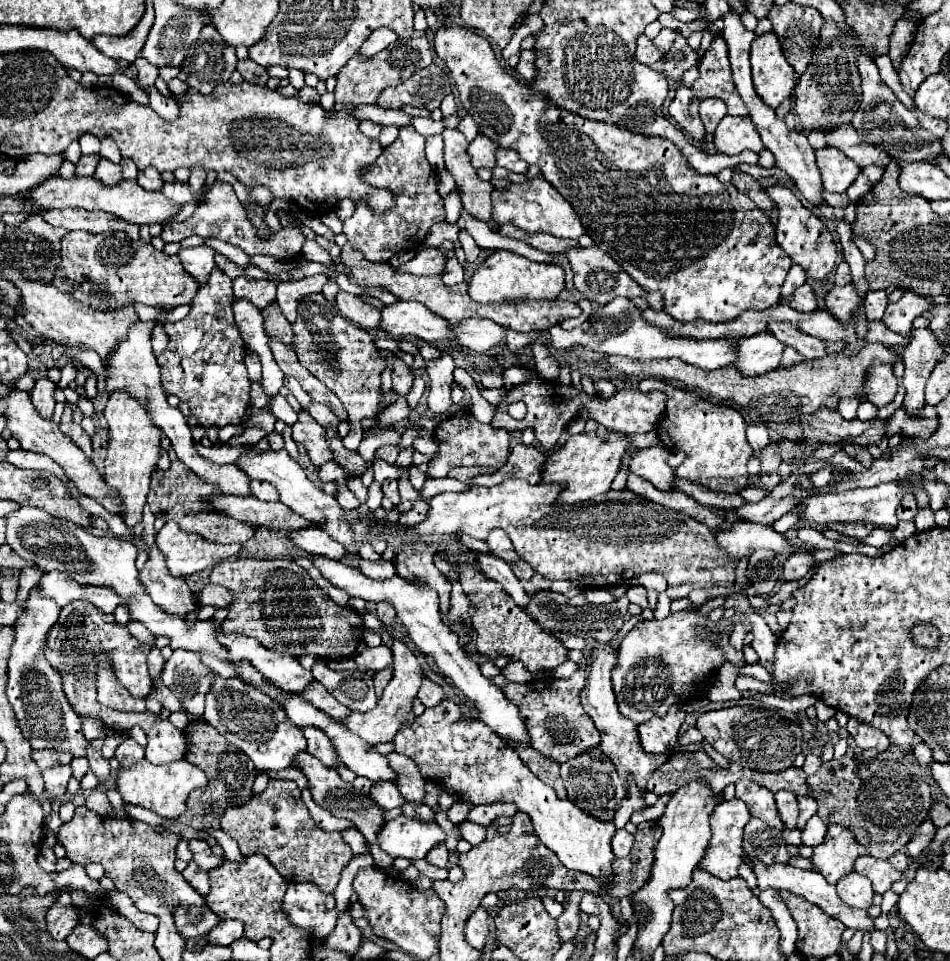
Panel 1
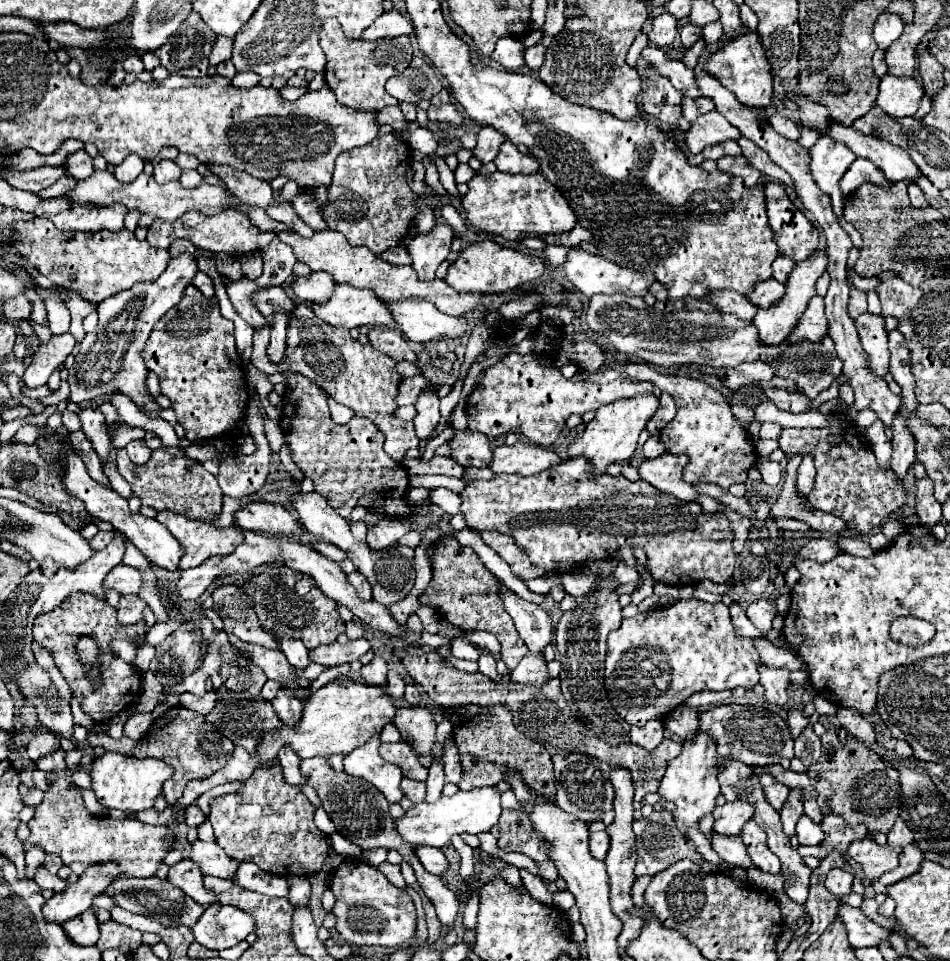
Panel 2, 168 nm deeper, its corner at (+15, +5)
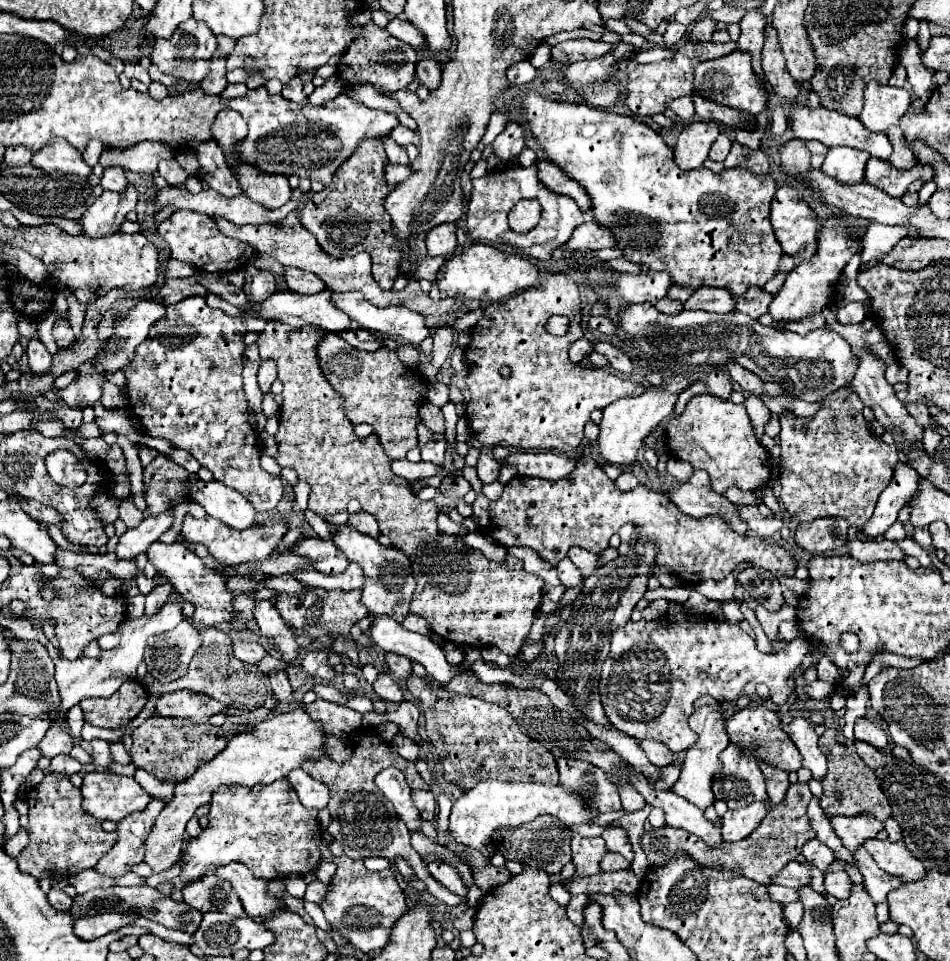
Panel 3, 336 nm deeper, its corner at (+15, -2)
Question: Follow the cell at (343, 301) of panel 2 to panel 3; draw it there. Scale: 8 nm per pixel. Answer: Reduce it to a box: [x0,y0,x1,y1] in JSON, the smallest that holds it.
[254,289,352,333]

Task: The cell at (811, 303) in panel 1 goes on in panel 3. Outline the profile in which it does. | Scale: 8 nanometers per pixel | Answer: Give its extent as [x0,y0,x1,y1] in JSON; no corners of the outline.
[734,287,774,319]

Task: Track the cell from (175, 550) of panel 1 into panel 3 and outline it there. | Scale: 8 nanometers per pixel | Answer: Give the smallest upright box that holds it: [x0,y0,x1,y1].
[180,515,288,563]

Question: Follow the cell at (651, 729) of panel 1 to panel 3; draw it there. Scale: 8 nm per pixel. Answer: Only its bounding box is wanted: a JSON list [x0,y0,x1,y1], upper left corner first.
[638,739,674,766]

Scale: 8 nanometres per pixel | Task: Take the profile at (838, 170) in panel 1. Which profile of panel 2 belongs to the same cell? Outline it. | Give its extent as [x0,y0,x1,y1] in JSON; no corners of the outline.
[810,136,856,214]

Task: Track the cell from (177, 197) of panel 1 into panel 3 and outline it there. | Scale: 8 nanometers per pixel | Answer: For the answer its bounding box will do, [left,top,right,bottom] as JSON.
[158,159,188,185]

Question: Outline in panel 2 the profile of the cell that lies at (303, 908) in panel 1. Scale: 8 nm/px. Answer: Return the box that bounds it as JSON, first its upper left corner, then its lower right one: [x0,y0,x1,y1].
[288,876,310,906]

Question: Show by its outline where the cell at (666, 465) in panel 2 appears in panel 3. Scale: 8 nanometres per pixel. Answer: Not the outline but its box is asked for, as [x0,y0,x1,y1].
[666,469,748,533]

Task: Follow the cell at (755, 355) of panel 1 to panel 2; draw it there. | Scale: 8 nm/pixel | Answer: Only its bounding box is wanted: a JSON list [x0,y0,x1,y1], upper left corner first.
[754,250,828,344]

